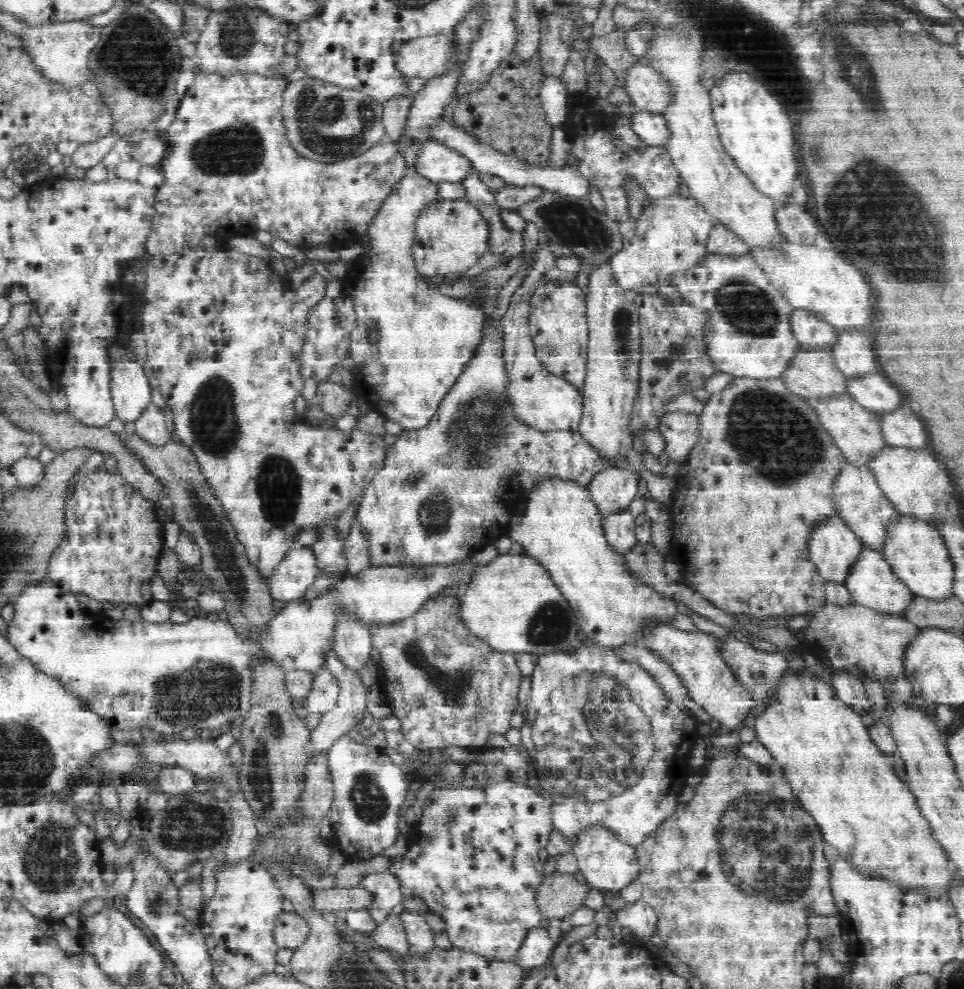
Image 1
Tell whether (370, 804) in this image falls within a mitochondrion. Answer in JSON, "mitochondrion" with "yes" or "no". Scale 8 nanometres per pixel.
{"mitochondrion":"yes"}

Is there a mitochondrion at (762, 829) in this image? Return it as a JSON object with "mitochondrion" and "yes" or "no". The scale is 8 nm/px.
{"mitochondrion":"yes"}

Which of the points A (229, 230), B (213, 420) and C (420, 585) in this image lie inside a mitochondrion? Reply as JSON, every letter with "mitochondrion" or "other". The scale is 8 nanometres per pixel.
{"A":"other","B":"mitochondrion","C":"other"}

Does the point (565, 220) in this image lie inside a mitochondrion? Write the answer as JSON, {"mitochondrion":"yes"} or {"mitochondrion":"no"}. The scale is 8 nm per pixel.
{"mitochondrion":"yes"}

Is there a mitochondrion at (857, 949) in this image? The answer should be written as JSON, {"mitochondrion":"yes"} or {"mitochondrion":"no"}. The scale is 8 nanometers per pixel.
{"mitochondrion":"no"}

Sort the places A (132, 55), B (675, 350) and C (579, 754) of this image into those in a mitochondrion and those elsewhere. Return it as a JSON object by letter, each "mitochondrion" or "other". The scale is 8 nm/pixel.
{"A":"mitochondrion","B":"mitochondrion","C":"mitochondrion"}

